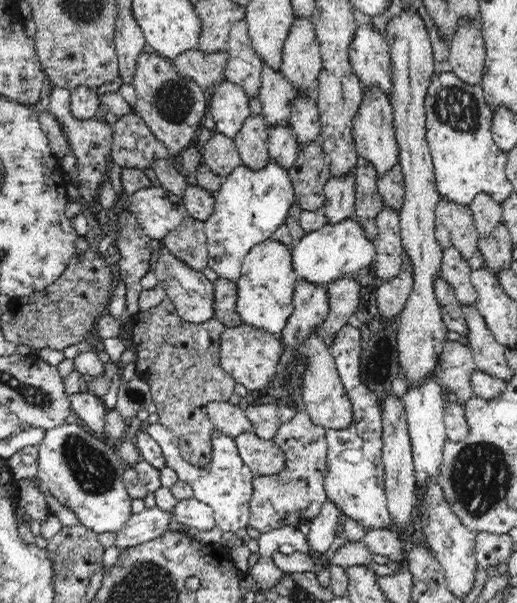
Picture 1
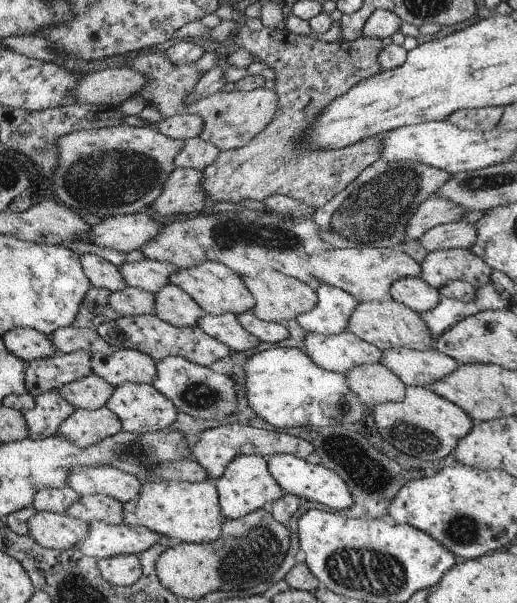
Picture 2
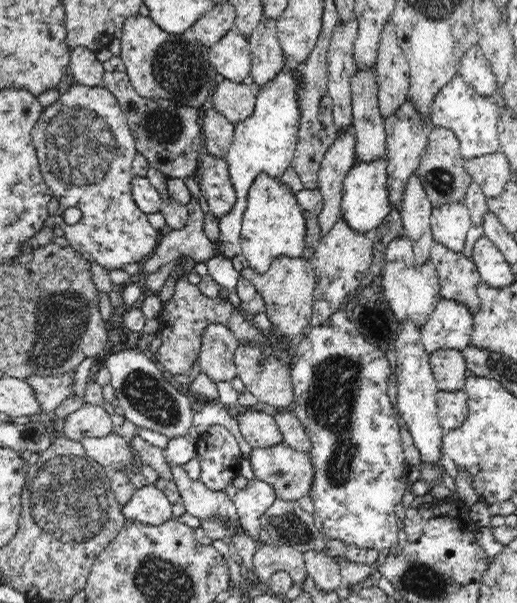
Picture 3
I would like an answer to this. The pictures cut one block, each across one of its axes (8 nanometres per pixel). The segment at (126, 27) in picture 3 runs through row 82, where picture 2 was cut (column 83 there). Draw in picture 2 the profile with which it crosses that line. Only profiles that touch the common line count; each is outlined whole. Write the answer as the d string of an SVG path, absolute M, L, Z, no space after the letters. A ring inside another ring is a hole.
M127 125L104 127L100 130L78 131L59 138L59 164L51 177L54 195L80 215L93 214L102 219L116 215L131 215L148 211L162 194L169 174L177 167L175 160L184 148L185 141L172 140L160 131L146 126Z

